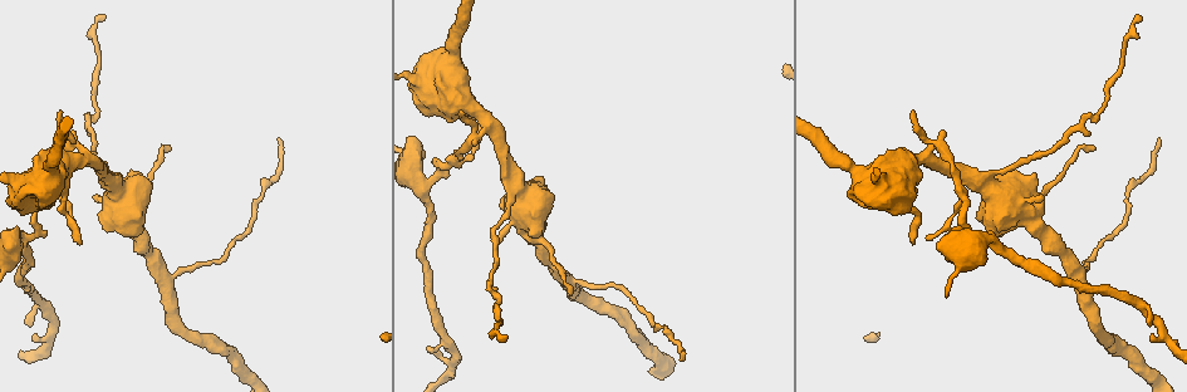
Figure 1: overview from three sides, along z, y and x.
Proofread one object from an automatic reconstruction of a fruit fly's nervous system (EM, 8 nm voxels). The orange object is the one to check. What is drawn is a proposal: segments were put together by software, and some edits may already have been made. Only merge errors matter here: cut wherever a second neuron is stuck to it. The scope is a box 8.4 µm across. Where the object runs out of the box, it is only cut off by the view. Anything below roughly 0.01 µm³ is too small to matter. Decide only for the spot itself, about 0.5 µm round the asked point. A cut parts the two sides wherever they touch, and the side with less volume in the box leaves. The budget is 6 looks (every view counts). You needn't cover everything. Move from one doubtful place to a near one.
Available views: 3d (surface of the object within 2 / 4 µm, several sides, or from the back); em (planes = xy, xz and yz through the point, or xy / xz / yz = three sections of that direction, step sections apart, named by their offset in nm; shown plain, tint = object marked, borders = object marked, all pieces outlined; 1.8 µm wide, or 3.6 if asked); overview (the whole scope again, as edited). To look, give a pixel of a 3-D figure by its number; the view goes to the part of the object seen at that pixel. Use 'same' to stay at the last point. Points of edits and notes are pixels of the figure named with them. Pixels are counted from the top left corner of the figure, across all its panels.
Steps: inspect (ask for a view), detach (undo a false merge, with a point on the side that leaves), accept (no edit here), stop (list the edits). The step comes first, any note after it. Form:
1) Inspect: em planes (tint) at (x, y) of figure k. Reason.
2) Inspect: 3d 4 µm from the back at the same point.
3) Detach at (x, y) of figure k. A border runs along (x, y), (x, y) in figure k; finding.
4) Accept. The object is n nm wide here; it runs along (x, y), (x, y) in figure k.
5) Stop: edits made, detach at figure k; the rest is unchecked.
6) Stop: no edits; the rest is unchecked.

Inspect: em planes (plain) at (24, 234) of figure 1. Sharp bend.

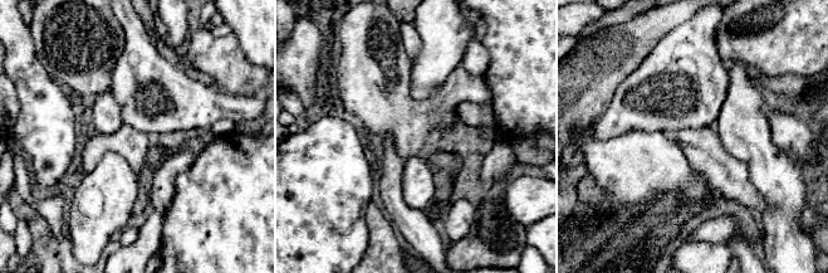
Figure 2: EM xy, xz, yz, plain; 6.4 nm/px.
Inspect: em planes (tint) at the same point. With the object marked.

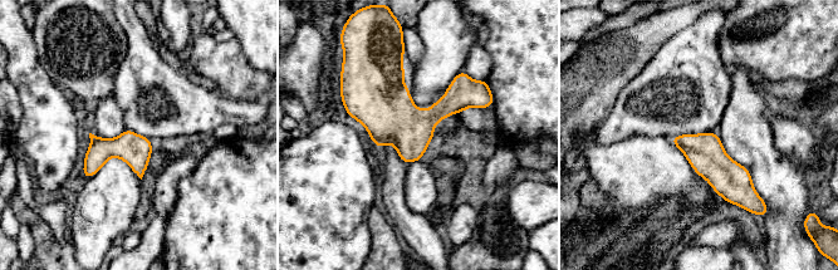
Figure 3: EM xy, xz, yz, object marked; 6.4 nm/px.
Accept. All the same neuron.

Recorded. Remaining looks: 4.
Inspect: em 3.6 µm xy step 8 (tint) at (114, 187) of figure 1. Abrupt turn.

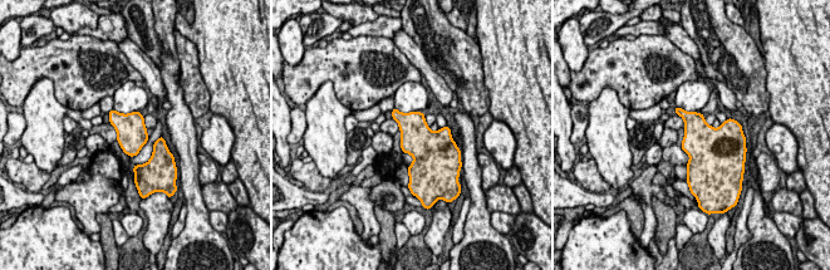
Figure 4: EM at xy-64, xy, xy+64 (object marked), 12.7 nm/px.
Inspect: em 3.6 µm planes (tint) at the same point.

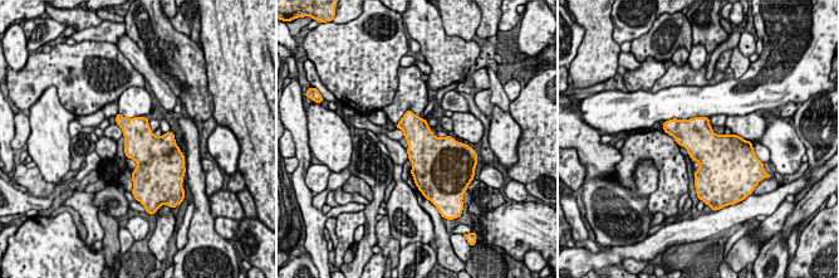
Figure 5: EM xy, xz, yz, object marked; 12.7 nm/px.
Accept. The object is 440 nm wide here; all the same neuron.

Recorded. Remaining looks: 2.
Inspect: 3d 4 µm at (886, 187) of figure 1. Sudden change in width.

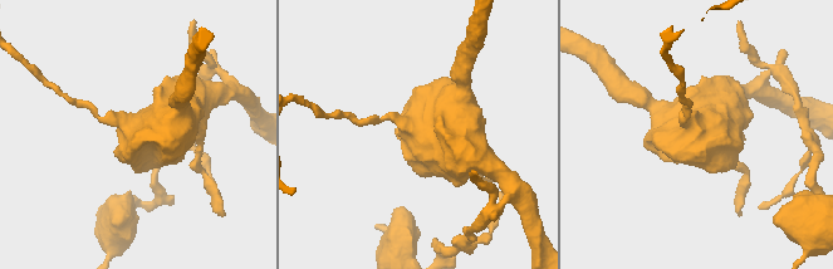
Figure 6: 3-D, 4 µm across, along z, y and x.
Inspect: em 3.6 µm planes (tint) at (701, 133) of figure 6.

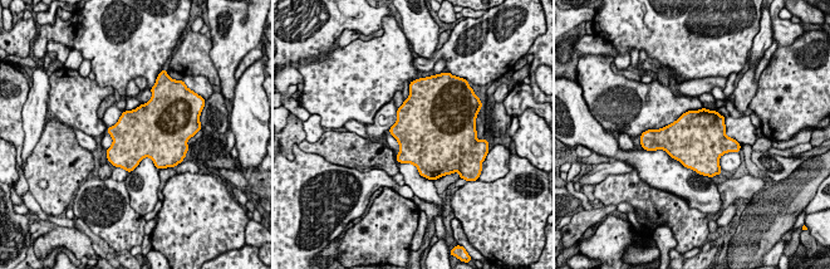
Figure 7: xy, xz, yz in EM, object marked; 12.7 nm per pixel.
Accept. Continuous, no second neuron.

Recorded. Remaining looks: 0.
Stop: no edits; the rest is unchecked.

